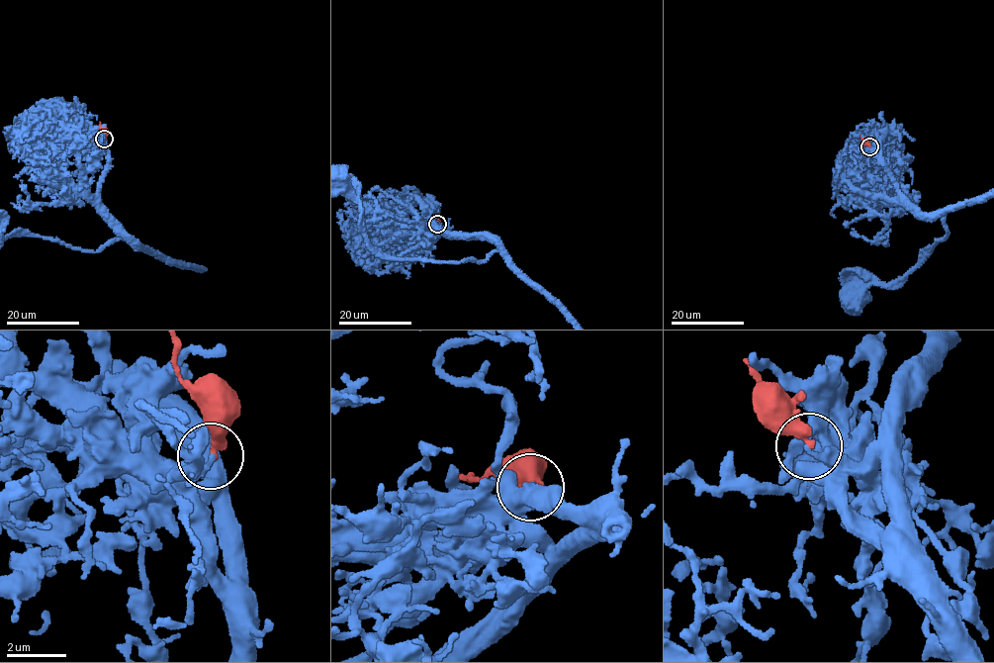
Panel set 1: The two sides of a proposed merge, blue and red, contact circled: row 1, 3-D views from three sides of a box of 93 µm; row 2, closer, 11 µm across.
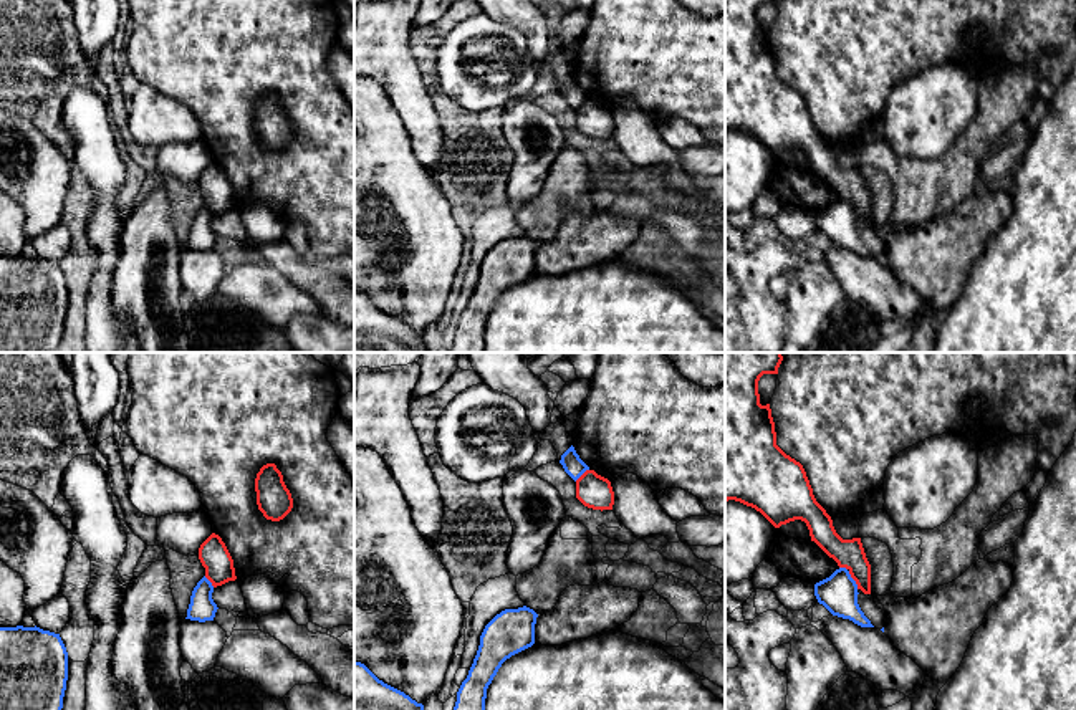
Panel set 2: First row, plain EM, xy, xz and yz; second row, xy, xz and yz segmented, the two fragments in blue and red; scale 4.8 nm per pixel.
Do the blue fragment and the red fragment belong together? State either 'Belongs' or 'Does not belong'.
Does not belong

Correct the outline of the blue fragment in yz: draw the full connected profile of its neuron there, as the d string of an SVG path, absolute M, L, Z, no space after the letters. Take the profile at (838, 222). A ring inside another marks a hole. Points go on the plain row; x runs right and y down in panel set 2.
M846 197L814 213L814 225L833 245L849 248L861 257L874 257L857 233L857 213Z

